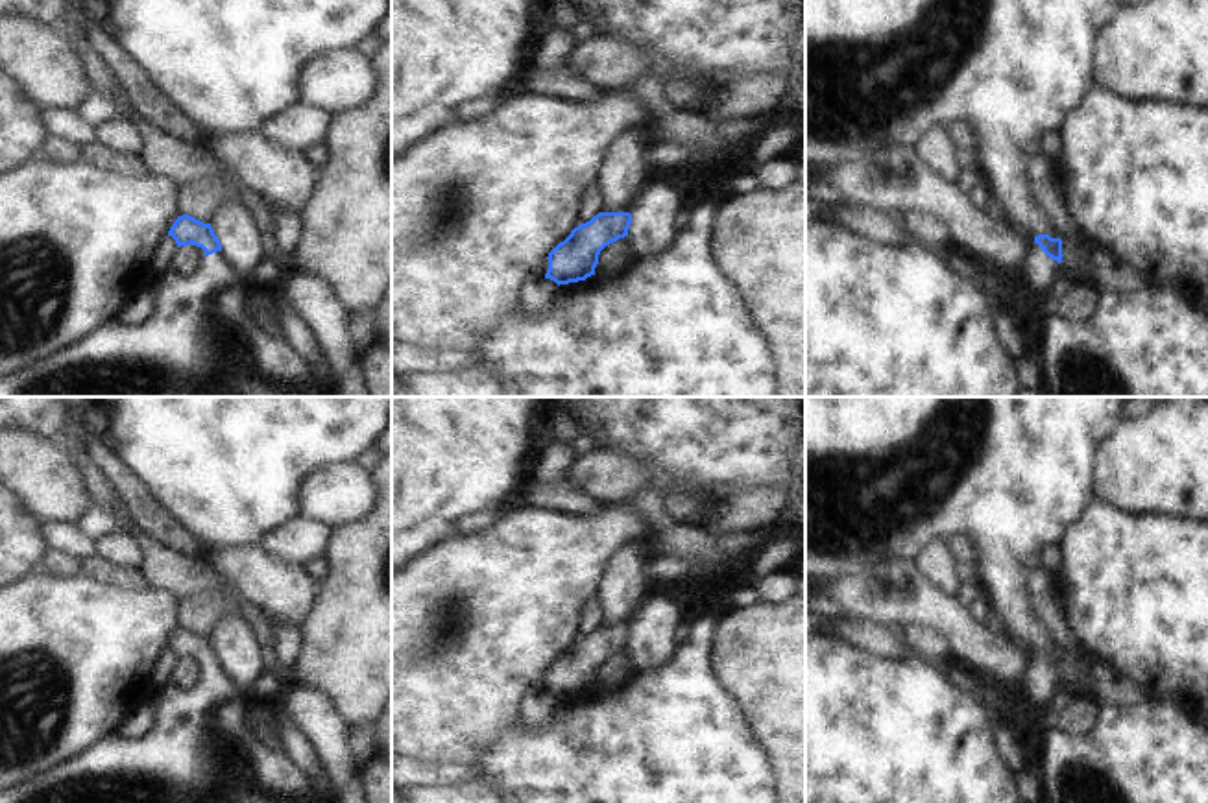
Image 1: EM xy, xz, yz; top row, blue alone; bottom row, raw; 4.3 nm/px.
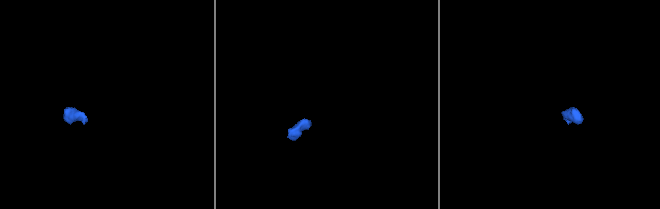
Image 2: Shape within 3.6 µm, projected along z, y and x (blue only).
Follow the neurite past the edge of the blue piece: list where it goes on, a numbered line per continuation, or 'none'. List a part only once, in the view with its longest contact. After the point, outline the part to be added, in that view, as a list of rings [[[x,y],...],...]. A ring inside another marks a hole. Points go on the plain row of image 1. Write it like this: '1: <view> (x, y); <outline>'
1: yz (1040, 685); [[[1034,657],[1031,674],[1027,681],[1023,683],[1023,689],[1034,705],[1051,707],[1058,683],[1060,683],[1060,677],[1049,672],[1042,665],[1042,661]]]

